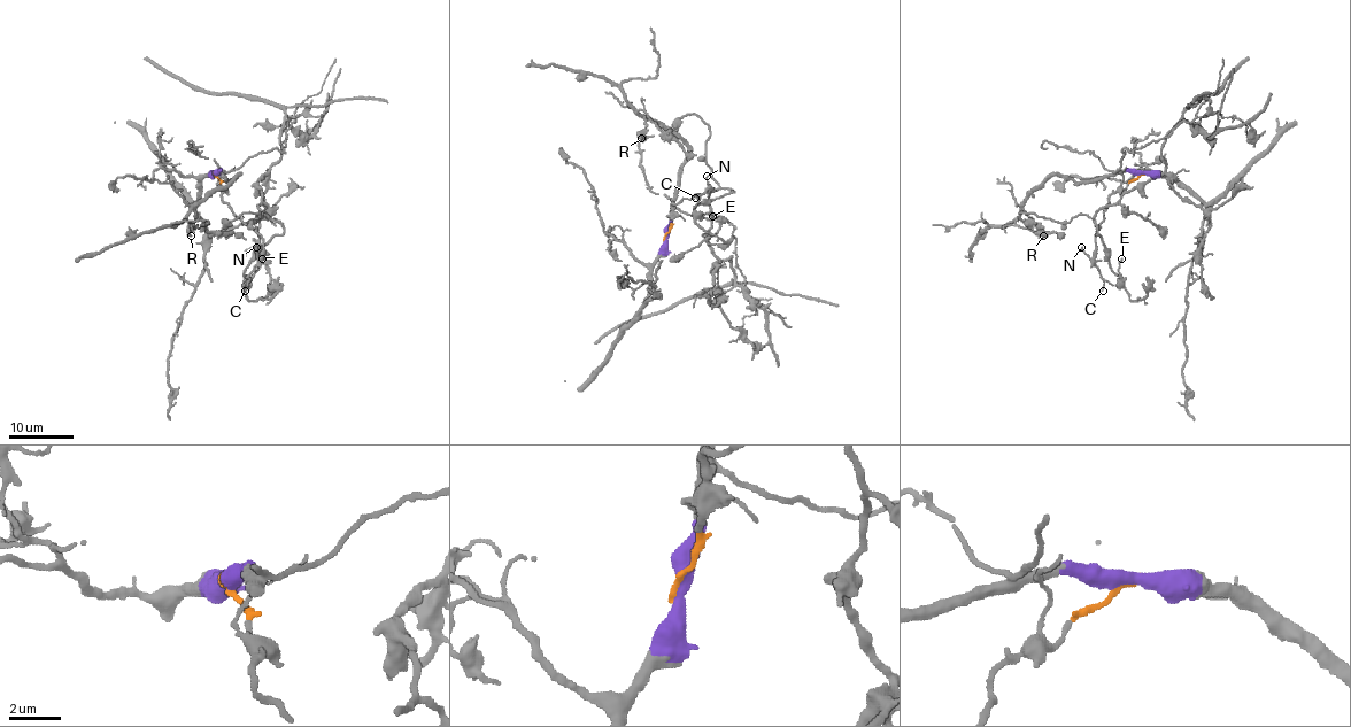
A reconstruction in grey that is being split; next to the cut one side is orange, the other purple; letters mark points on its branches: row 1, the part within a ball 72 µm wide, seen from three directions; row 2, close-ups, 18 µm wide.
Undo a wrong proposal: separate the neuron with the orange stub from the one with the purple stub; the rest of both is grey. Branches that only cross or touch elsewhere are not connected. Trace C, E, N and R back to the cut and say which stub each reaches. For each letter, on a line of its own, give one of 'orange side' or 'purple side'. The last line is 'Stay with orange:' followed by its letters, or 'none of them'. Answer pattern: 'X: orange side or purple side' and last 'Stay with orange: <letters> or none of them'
C: orange side
E: purple side
N: orange side
R: purple side
Stay with orange: C, N

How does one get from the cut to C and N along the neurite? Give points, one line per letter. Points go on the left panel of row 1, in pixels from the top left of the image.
C: (214, 173), (230, 209), (261, 237), (261, 262), (248, 277), (245, 289)
N: (214, 173), (230, 209), (261, 237), (259, 260), (256, 246)

